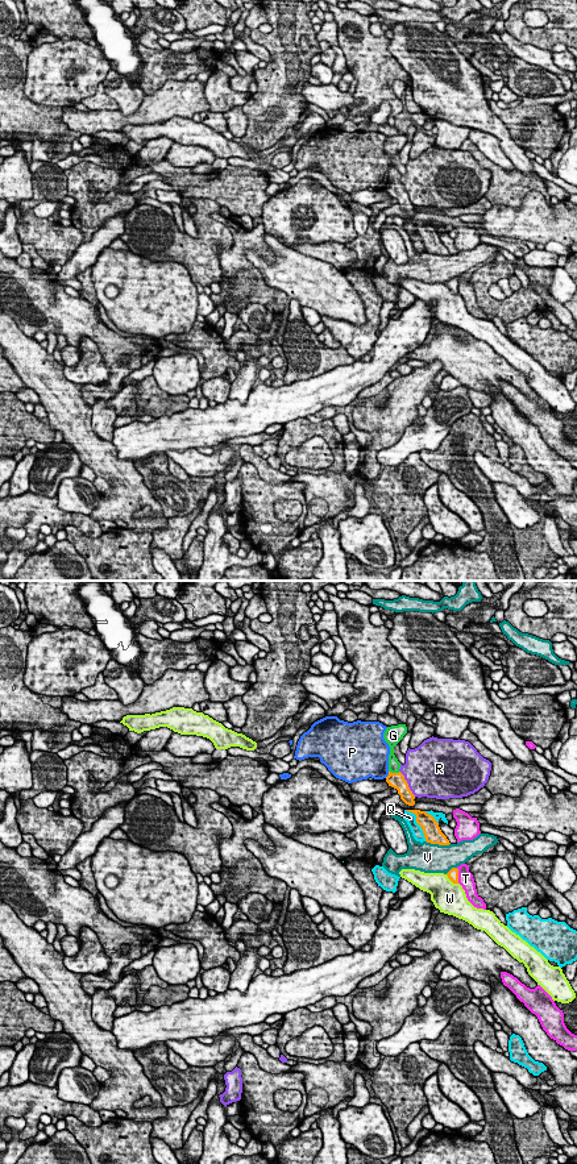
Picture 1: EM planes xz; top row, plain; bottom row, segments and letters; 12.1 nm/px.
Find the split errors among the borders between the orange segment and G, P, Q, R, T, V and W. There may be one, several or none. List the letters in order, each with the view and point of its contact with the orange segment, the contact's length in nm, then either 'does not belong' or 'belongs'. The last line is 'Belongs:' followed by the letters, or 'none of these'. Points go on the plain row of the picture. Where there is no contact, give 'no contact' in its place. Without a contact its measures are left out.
G: contact xz (394, 183); length 140 nm; belongs
P: contact xz (389, 185); length 100 nm; does not belong
Q: contact xz (416, 232); length 460 nm; does not belong
R: contact xz (407, 194); length 380 nm; does not belong
T: contact xz (457, 286); length 190 nm; does not belong
V: contact xz (438, 253); length 300 nm; does not belong
W: contact xz (452, 291); length 200 nm; does not belong
Belongs: G

